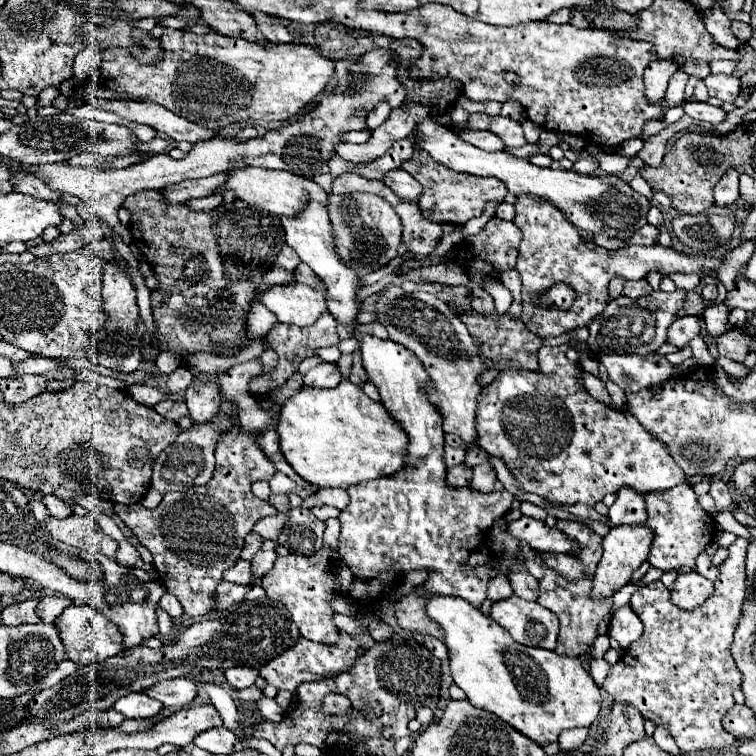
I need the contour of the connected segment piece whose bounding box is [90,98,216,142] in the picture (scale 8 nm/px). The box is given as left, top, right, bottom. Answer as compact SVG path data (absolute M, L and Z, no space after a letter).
M96 98L90 104L94 104L100 110L108 110L120 118L138 122L138 124L148 124L152 128L156 128L158 132L168 134L172 140L186 140L186 142L200 142L200 140L208 140L216 134L216 130L208 130L202 128L182 116L172 114L170 110L166 110L164 106L158 106L150 100L144 102L136 102L136 100L104 100L104 98Z

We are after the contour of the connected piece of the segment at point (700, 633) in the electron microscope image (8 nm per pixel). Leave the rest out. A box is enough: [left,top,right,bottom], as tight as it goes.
[602,538,748,752]

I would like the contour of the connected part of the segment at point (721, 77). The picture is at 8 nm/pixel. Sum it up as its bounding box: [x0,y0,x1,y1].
[704,74,740,102]

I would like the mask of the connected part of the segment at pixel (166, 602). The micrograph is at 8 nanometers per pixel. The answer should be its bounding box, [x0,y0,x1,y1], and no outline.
[158,592,184,618]

